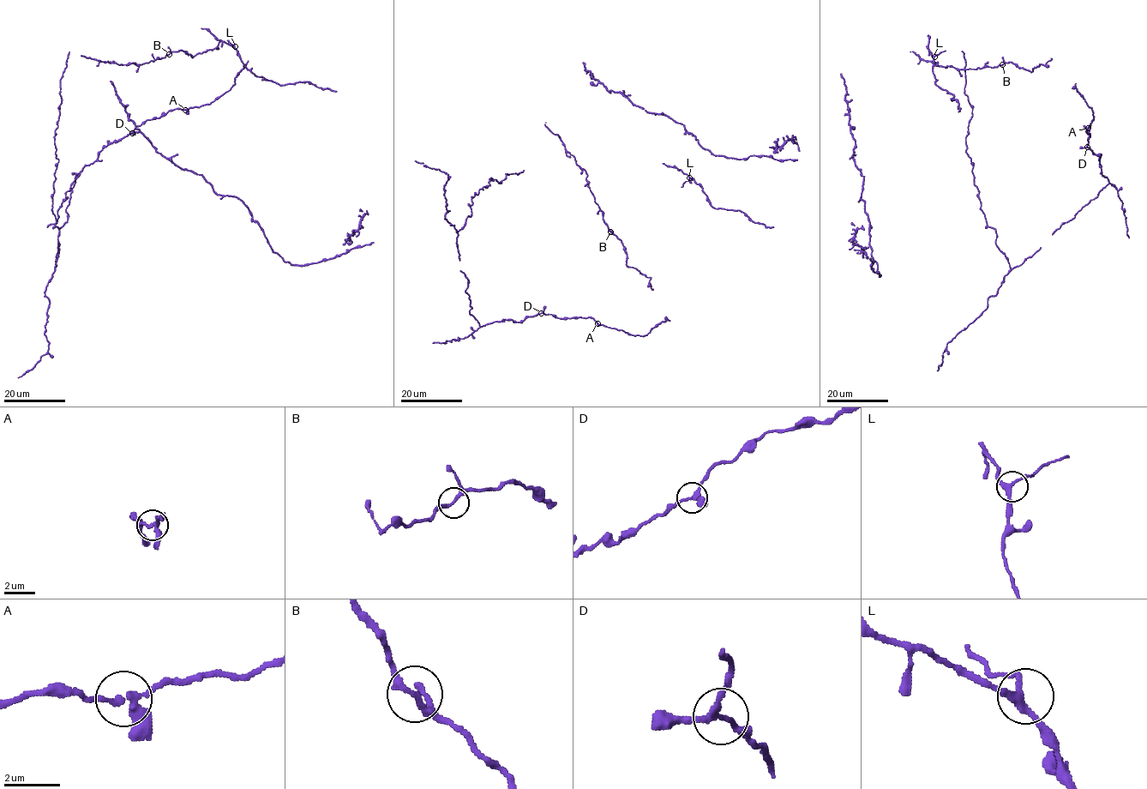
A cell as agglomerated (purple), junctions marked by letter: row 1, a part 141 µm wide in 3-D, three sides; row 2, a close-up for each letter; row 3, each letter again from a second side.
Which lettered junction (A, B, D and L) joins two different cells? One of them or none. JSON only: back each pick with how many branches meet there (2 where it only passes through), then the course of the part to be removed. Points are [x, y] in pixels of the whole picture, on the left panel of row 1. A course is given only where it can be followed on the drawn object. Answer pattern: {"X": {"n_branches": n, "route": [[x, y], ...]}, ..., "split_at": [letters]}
{"split_at": []}

